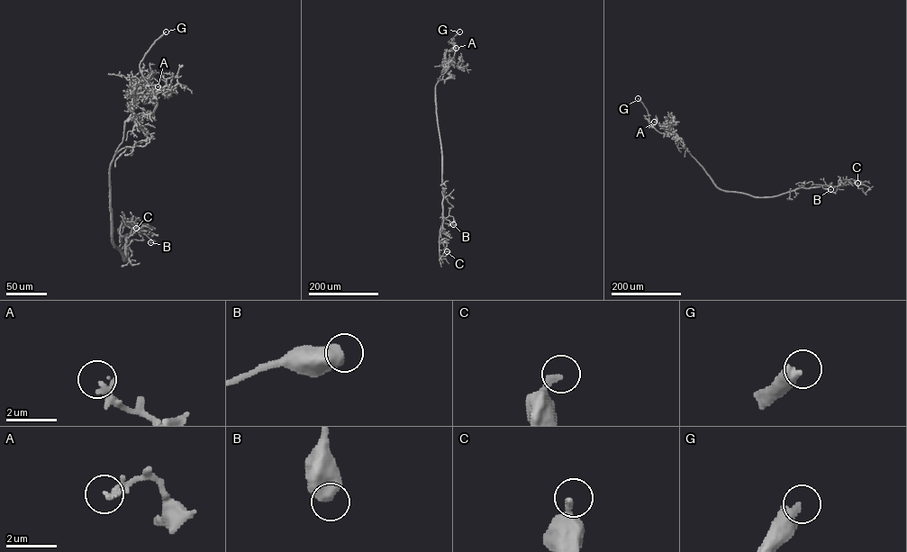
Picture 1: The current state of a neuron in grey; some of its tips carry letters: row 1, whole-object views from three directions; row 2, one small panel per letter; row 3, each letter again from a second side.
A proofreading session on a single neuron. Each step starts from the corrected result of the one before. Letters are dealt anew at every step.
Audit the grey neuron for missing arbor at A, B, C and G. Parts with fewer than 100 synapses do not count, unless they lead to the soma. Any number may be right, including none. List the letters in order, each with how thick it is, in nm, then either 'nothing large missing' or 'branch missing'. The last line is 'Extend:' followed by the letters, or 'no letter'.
A: 280 nm thick; nothing large missing
B: 650 nm thick; nothing large missing
C: 240 nm thick; nothing large missing
G: 400 nm thick; branch missing
Extend: G

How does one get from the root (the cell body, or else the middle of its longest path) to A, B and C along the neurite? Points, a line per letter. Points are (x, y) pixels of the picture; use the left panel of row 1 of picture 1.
A: (119, 250), (113, 243), (110, 164), (122, 141), (124, 122), (131, 113), (135, 85), (147, 79), (158, 86)
B: (119, 250), (125, 260), (126, 235), (133, 231), (144, 233), (151, 239), (150, 242)
C: (119, 250), (125, 260), (128, 238), (122, 235), (118, 229), (120, 250), (131, 239), (142, 239), (136, 228)

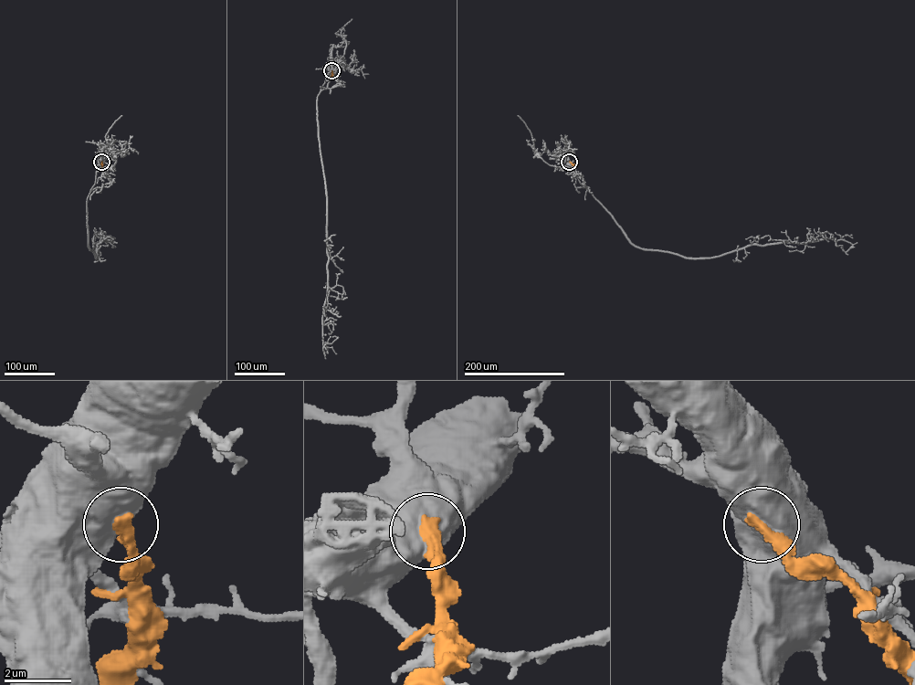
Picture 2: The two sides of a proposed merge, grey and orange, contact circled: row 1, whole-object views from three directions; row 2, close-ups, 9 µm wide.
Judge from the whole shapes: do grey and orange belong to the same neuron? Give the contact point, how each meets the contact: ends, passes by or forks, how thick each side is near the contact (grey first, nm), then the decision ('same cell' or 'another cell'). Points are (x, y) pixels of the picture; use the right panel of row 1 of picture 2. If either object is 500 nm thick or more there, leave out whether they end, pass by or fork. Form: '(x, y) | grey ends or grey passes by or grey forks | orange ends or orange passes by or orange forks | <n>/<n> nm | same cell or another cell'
(569, 162) | 850/400 nm | another cell

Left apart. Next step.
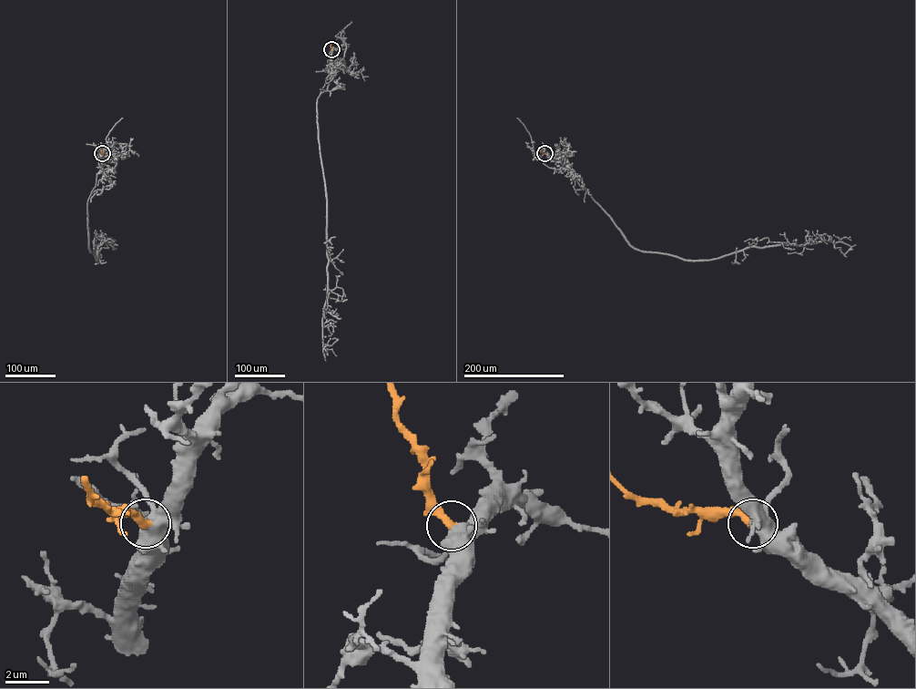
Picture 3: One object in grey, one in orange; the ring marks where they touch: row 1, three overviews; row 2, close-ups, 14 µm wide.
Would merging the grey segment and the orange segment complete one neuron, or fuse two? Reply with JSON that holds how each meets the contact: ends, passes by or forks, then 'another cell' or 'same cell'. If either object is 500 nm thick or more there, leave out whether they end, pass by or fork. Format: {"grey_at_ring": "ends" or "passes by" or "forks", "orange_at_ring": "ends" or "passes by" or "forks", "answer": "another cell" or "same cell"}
{"answer": "same cell"}

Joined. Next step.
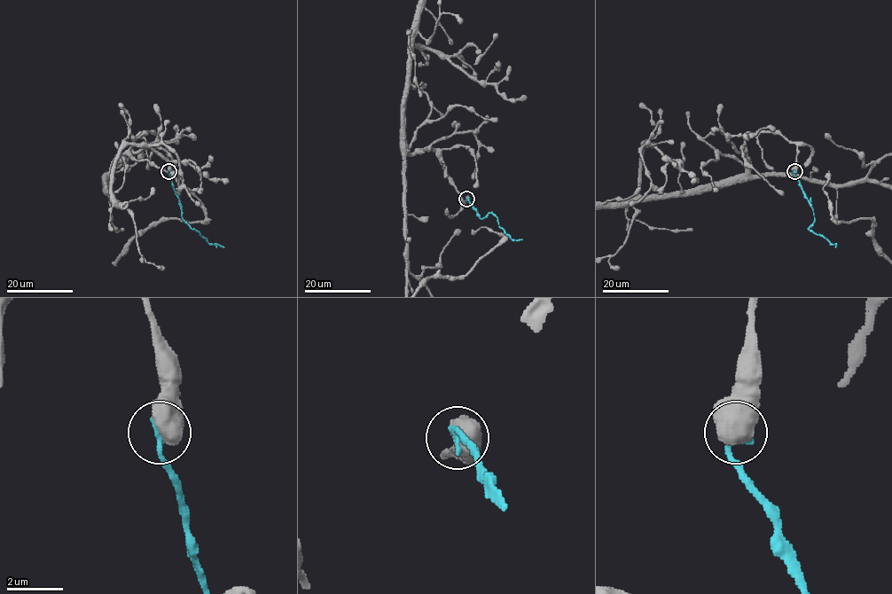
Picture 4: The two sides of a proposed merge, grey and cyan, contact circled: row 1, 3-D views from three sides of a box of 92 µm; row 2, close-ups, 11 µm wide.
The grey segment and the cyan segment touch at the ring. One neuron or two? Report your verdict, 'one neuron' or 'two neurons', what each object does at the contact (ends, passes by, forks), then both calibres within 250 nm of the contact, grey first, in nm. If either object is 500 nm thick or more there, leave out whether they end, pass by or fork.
two neurons | 800/300 nm

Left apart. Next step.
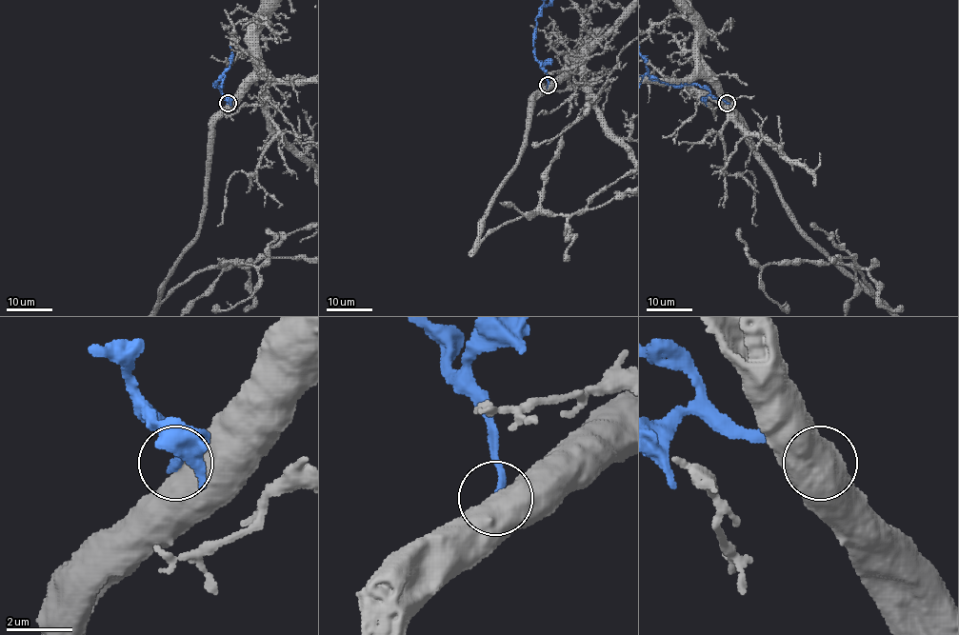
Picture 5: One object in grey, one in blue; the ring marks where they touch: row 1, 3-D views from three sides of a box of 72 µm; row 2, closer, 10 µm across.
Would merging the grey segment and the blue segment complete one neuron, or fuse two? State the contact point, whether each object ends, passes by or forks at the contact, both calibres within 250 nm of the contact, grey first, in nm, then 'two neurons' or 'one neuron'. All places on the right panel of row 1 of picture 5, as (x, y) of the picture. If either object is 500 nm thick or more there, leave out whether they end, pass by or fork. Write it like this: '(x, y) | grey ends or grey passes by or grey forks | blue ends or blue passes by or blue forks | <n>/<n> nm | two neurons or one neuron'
(727, 103) | 750/320 nm | two neurons

